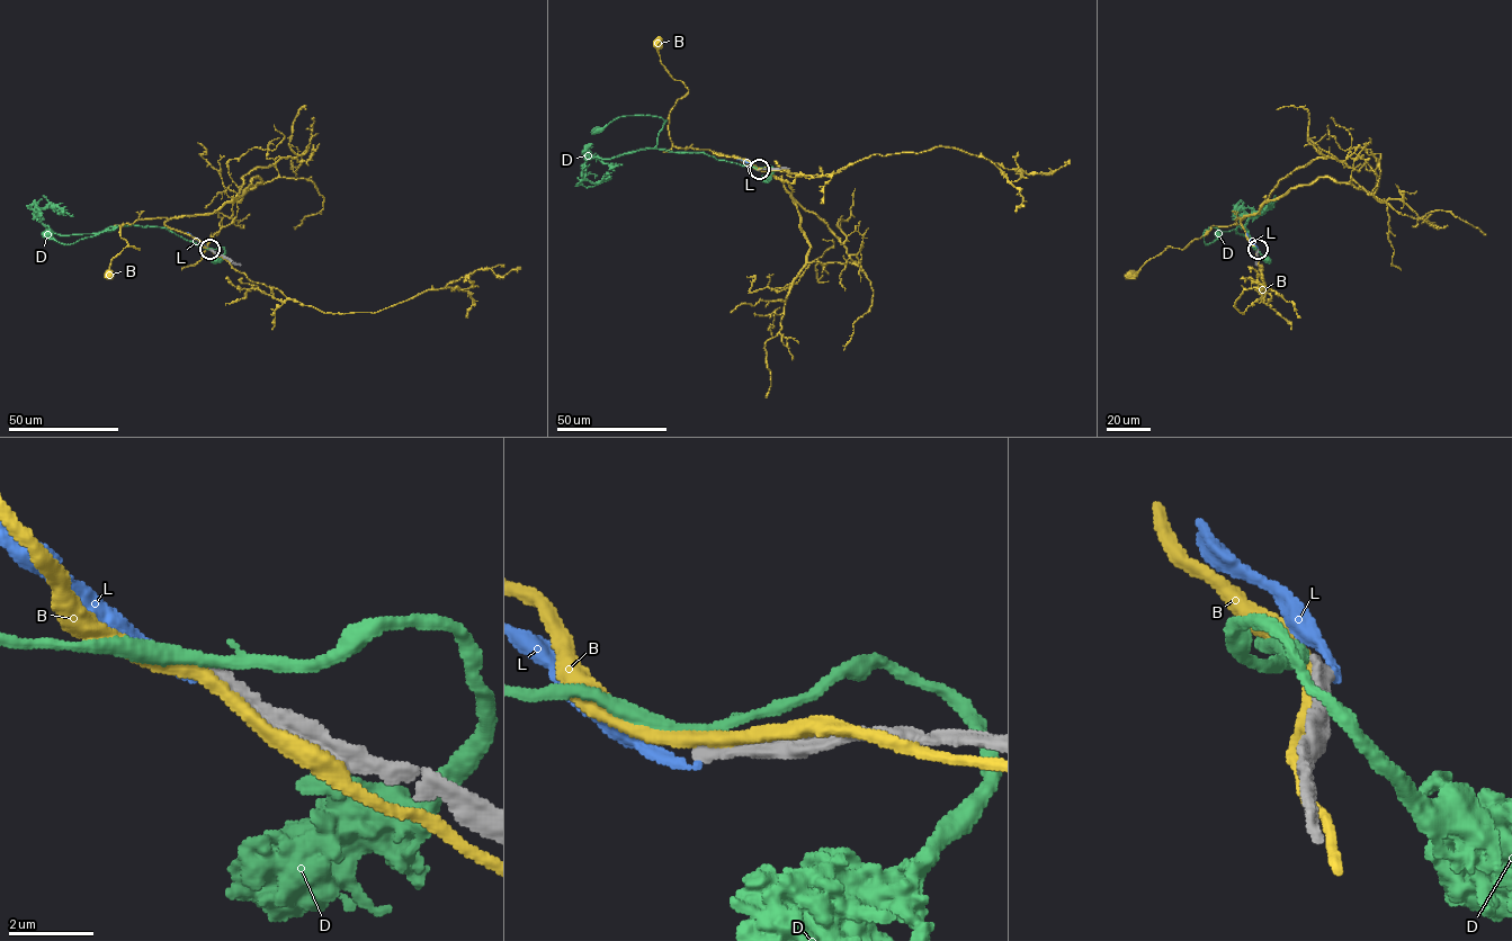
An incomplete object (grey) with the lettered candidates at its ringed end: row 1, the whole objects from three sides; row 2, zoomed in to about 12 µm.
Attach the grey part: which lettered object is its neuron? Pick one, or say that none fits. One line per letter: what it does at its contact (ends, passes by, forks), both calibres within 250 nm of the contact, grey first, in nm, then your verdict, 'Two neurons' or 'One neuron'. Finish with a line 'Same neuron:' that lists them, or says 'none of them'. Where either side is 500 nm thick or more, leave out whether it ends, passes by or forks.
B: It passes by. Thickness 360 nm (grey) against 320 nm. Two neurons
D: It passes by. Thickness 340 nm (grey) against 320 nm. Two neurons
L: It ends there. Thickness 360 nm (grey) against 170 nm. Two neurons
Same neuron: none of them

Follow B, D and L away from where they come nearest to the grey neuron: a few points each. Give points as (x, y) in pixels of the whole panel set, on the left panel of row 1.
B: (212, 250), (168, 227), (167, 217), (139, 218), (119, 226), (140, 249), (124, 248), (110, 274)
D: (209, 249), (200, 248), (163, 227), (108, 227), (109, 231), (66, 244), (48, 233)
L: (209, 249), (187, 233)

